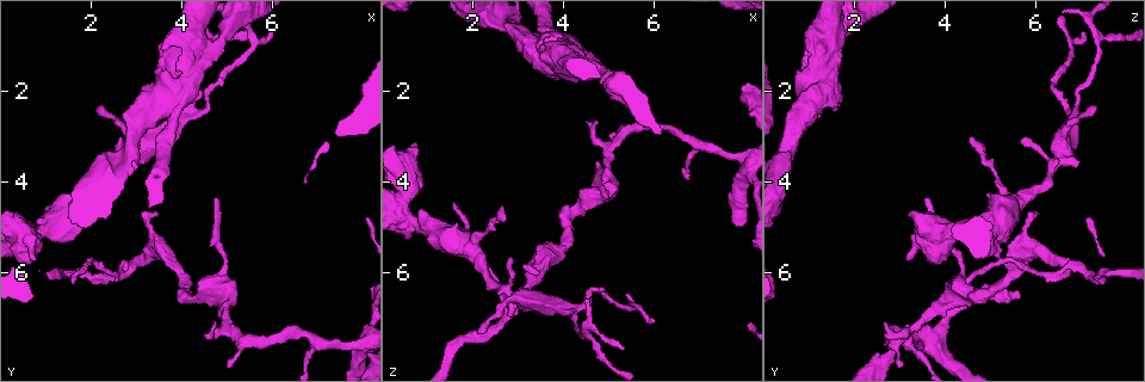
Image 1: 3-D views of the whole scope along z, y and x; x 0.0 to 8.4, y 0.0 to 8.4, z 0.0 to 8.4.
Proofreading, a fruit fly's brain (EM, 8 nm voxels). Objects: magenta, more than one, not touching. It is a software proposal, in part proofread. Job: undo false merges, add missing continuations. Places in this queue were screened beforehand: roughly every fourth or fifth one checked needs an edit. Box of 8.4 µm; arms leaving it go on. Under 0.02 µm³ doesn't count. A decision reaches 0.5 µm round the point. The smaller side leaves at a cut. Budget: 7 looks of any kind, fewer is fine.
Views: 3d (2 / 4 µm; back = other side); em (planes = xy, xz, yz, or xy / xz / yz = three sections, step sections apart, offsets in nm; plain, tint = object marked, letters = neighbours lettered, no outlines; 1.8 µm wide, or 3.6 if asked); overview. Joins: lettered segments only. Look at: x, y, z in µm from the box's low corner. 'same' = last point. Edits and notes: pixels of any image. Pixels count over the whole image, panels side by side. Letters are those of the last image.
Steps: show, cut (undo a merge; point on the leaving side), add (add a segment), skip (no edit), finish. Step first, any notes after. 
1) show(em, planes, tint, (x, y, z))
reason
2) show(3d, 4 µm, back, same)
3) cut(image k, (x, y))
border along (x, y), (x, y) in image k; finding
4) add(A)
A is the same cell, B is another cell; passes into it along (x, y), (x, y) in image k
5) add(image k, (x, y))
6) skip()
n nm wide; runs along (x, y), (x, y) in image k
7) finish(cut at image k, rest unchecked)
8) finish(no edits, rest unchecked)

show(em, 3.6 µm, xz, step 16, tint, (2.95, 5.85, 6.70))
sharp bend

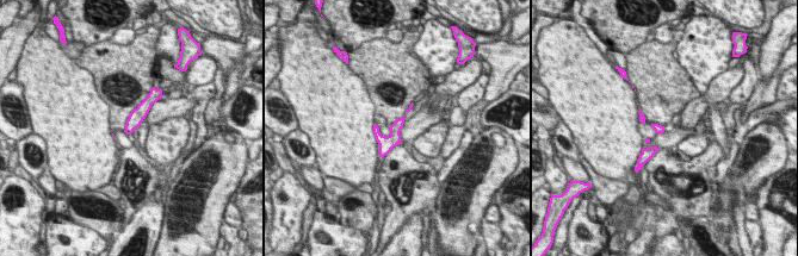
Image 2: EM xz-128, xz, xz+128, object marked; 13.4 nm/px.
show(em, 3.6 µm, planes, letters, same)

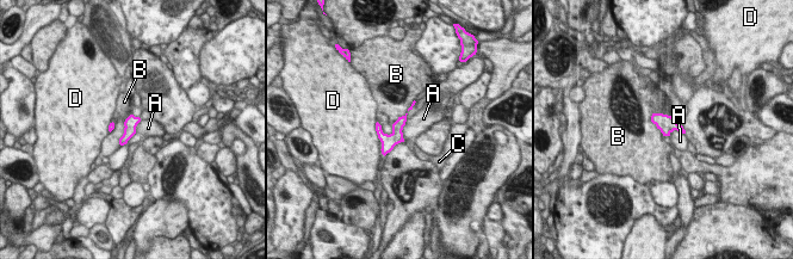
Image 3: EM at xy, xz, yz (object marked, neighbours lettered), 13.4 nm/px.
skip()
170 nm wide; A, B, C and D are other cells; border along (407, 119), (402, 130), (403, 141) in image 3; one neuron here

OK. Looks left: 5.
show(em, 3.6 µm, xz, step 16, tint, (4.15, 2.45, 6.85))
three-way junction

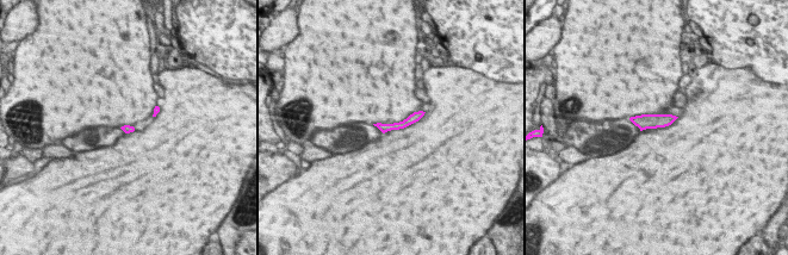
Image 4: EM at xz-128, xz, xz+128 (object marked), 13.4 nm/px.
show(em, 3.6 µm, planes, letters, same)
cut it another way

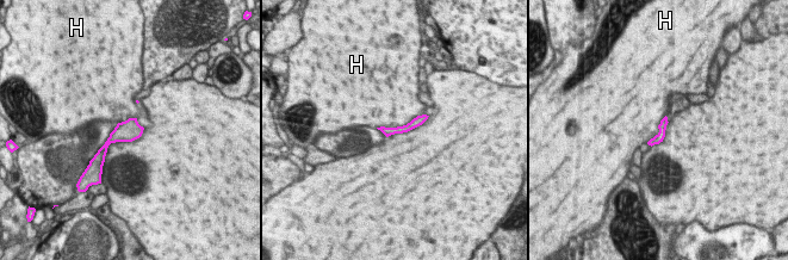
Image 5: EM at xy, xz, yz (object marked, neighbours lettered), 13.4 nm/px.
skip()
H is another cell; runs along (424, 117), (404, 129), (383, 129) in image 5; all the same neuron

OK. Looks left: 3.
show(em, 3.6 µm, yz, step 8, tint, (4.80, 7.15, 2.65))
thin end

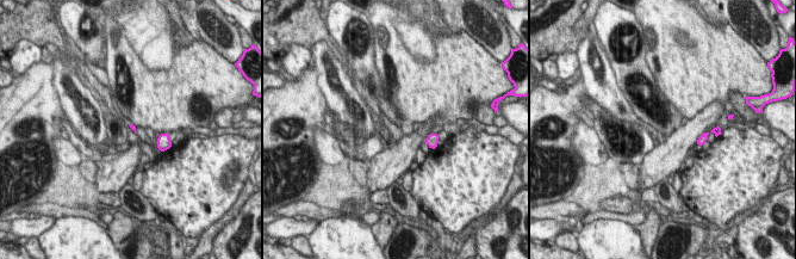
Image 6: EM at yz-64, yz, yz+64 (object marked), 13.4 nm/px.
show(em, 3.6 µm, xz, step 16, letters, same)

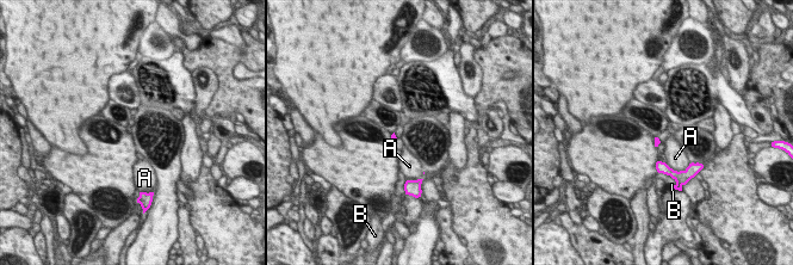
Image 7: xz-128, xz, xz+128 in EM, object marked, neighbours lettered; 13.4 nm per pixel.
skip()
A and B are other cells; border along (664, 161), (674, 170), (680, 171) in image 7; none of them fits

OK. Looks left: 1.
finish(no edits, rest unchecked)

